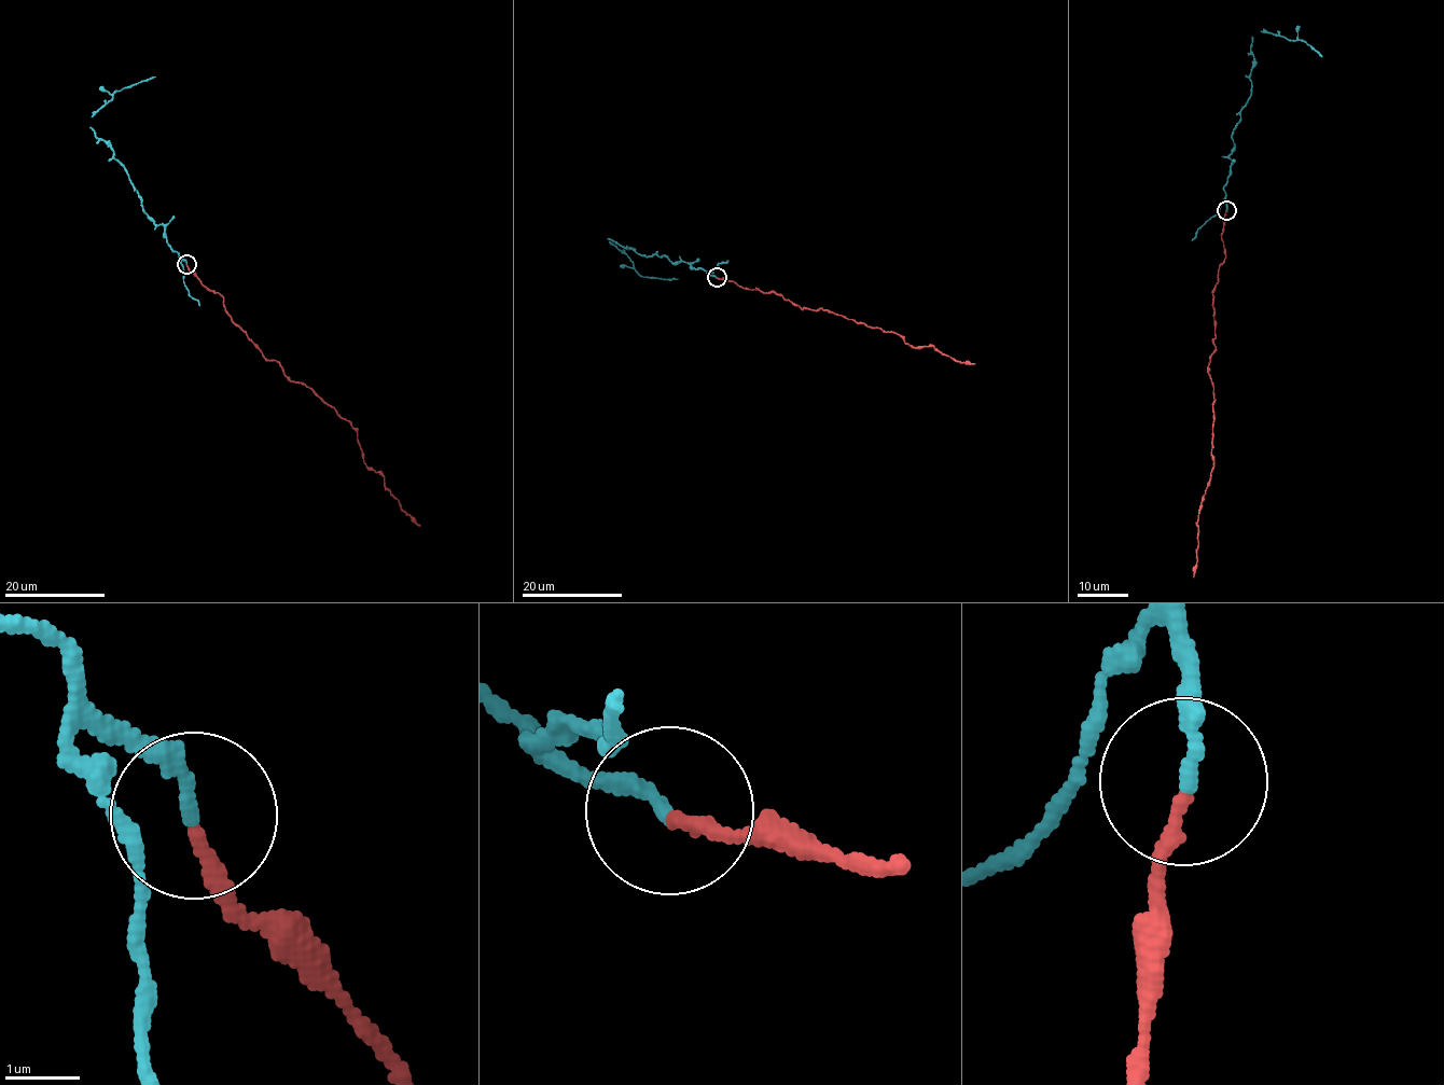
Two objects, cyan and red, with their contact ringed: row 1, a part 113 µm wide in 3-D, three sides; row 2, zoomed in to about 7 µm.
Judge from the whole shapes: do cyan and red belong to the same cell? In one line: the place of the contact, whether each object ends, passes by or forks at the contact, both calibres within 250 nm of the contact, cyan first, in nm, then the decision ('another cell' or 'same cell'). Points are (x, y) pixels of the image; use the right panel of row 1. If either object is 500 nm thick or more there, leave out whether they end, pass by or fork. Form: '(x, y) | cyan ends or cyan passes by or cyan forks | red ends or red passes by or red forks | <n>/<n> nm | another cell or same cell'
(1226, 210) | cyan ends | red ends | 180/170 nm | another cell

